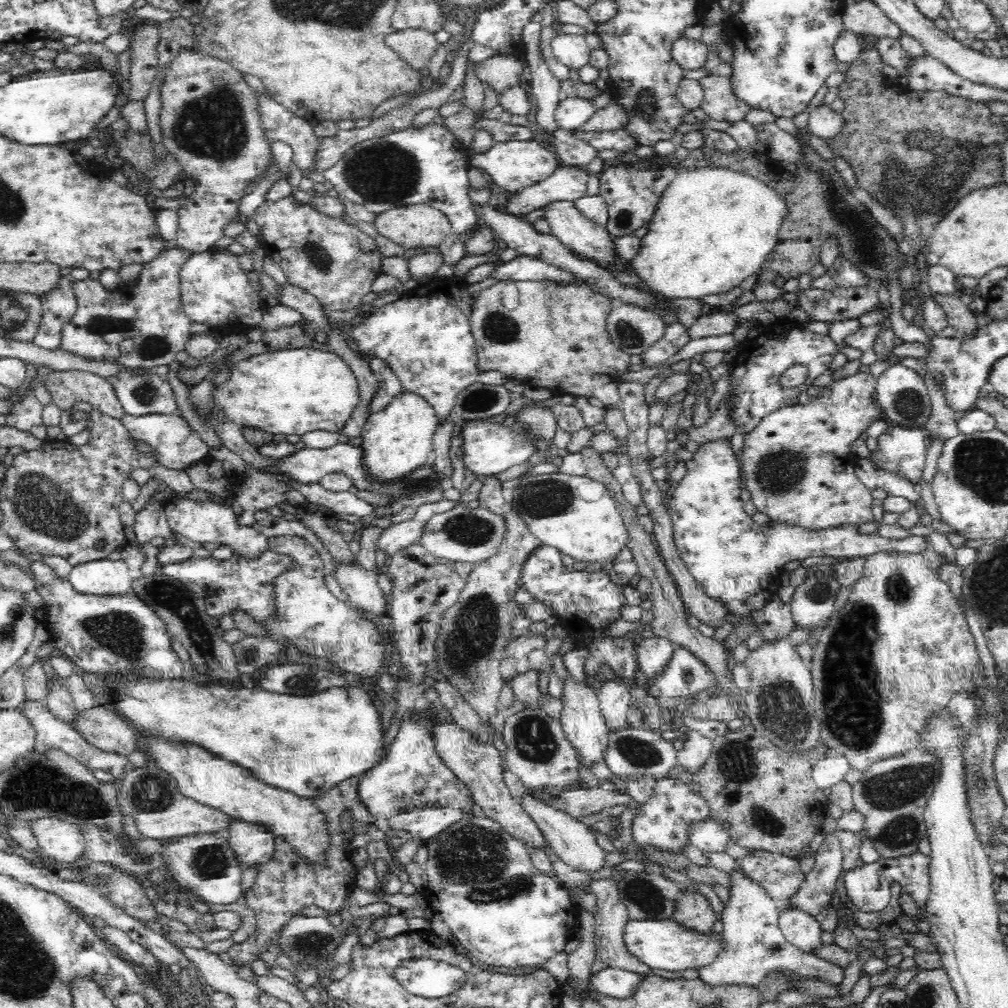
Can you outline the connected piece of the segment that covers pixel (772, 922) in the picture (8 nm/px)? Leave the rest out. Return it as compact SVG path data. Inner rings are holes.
M738 860L738 870L730 872L728 877L730 899L721 912L724 948L710 964L698 969L702 982L710 986L741 983L759 987L762 979L770 972L792 971L832 985L841 984L844 978L844 969L841 966L822 960L812 953L803 953L786 940L779 925L778 907L767 896L766 889L755 885L743 874L741 860Z

